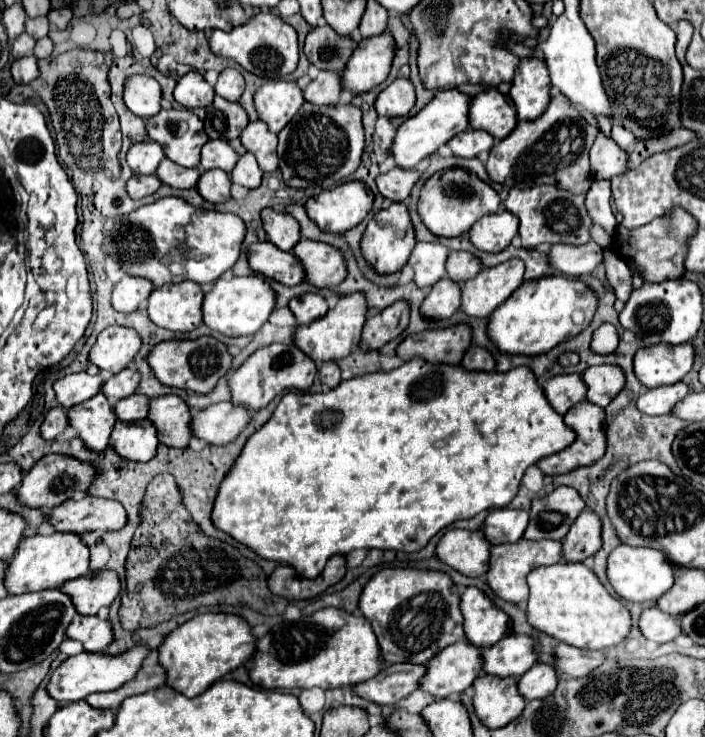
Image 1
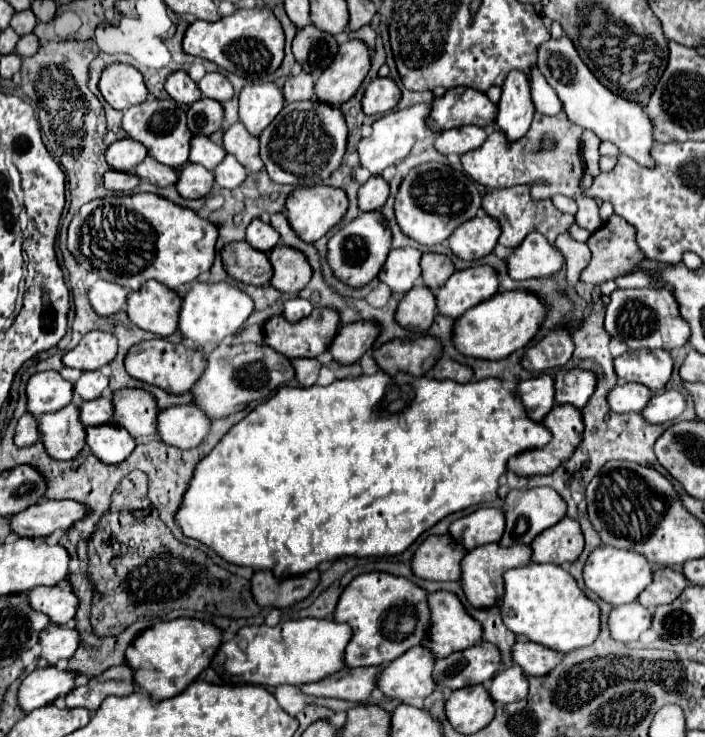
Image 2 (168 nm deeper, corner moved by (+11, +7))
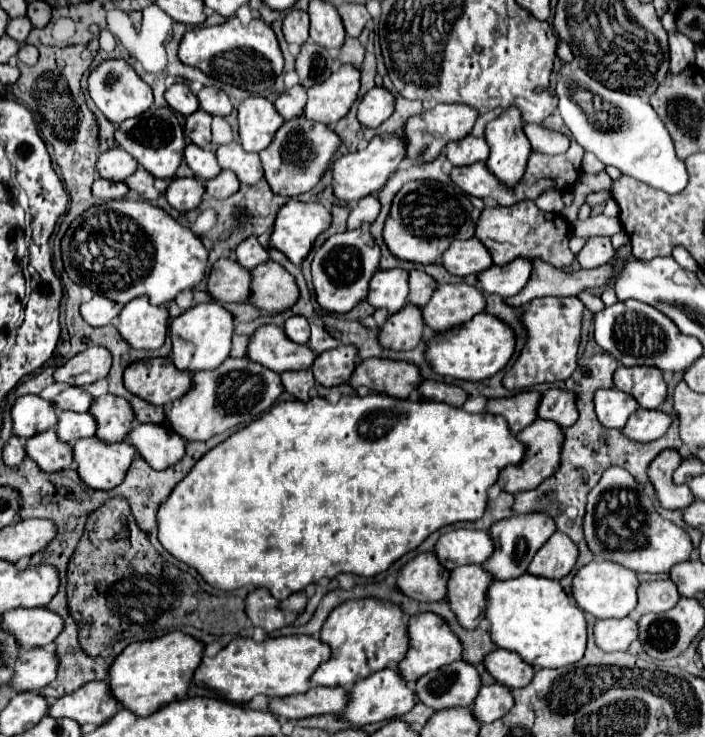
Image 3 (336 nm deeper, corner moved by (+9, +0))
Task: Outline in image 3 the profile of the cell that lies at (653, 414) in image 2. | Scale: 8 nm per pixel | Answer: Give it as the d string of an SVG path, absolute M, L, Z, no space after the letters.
M638 409L626 423L626 427L622 429L626 437L634 439L634 441L654 441L658 437L662 437L672 423L674 415L664 413L660 409Z

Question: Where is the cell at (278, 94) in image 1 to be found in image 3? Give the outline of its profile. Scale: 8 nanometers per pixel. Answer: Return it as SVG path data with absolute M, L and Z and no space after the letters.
M248 97L238 107L240 143L250 153L266 149L282 123L282 115L266 97Z

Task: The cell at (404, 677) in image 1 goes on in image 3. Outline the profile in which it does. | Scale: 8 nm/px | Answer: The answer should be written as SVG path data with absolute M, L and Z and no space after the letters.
M316 685L310 691L300 693L300 695L276 697L270 701L268 709L286 719L300 719L300 717L322 715L322 713L338 713L342 711L342 707L346 707L346 695L348 695L348 689L344 687Z

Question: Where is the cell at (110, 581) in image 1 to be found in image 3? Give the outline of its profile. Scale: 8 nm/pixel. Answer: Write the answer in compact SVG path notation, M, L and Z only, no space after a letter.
M34 607L34 609L14 609L6 611L2 615L2 627L14 633L20 647L46 647L54 643L54 639L62 633L64 619L46 609L46 607Z

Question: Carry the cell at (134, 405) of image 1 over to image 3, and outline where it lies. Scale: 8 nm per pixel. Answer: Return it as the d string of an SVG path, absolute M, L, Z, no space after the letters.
M62 411L58 415L58 437L66 443L82 439L82 437L92 437L96 431L94 417L90 413L76 413L76 411Z

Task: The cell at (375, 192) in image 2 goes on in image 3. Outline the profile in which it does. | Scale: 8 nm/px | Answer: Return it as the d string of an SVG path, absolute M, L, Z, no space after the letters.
M368 195L366 199L360 199L348 217L348 229L356 229L372 223L378 217L378 211L380 211L380 203L376 195Z

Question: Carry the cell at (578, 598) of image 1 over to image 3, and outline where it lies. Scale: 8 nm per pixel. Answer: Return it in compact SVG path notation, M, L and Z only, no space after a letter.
M530 573L518 579L494 581L488 587L486 619L492 623L492 641L508 651L516 651L526 663L538 667L564 667L582 659L588 641L584 611L570 601L558 581Z

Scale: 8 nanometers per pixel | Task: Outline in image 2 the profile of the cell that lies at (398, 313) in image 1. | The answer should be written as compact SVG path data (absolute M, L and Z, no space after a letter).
M346 324L340 328L328 346L332 360L338 364L354 364L364 352L372 348L376 340L376 324Z

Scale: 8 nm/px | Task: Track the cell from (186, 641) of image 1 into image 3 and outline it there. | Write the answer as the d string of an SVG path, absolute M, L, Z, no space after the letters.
M182 631L148 639L142 643L130 643L110 667L112 695L136 715L152 715L170 701L184 699L204 655L204 643Z

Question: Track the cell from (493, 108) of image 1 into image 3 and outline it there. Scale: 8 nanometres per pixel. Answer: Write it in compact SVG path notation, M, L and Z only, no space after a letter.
M454 103L454 105L436 105L420 115L414 115L408 119L408 123L404 125L404 133L406 133L406 151L408 151L408 159L412 159L414 163L426 163L432 161L440 155L440 151L444 149L446 143L450 141L458 141L462 137L466 137L474 123L478 119L478 111L474 107L466 107L464 103Z

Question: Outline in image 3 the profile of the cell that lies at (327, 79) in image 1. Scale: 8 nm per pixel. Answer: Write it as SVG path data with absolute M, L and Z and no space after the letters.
M294 85L292 89L286 89L286 91L274 101L274 107L278 109L278 113L280 113L286 121L290 121L292 117L296 117L296 115L300 115L300 113L304 111L306 101L308 101L306 89L304 89L302 85Z

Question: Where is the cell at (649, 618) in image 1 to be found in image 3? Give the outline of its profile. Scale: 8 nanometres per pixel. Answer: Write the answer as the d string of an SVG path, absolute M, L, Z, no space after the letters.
M632 617L602 619L594 627L596 645L602 651L626 651L632 641L638 639L638 621Z

